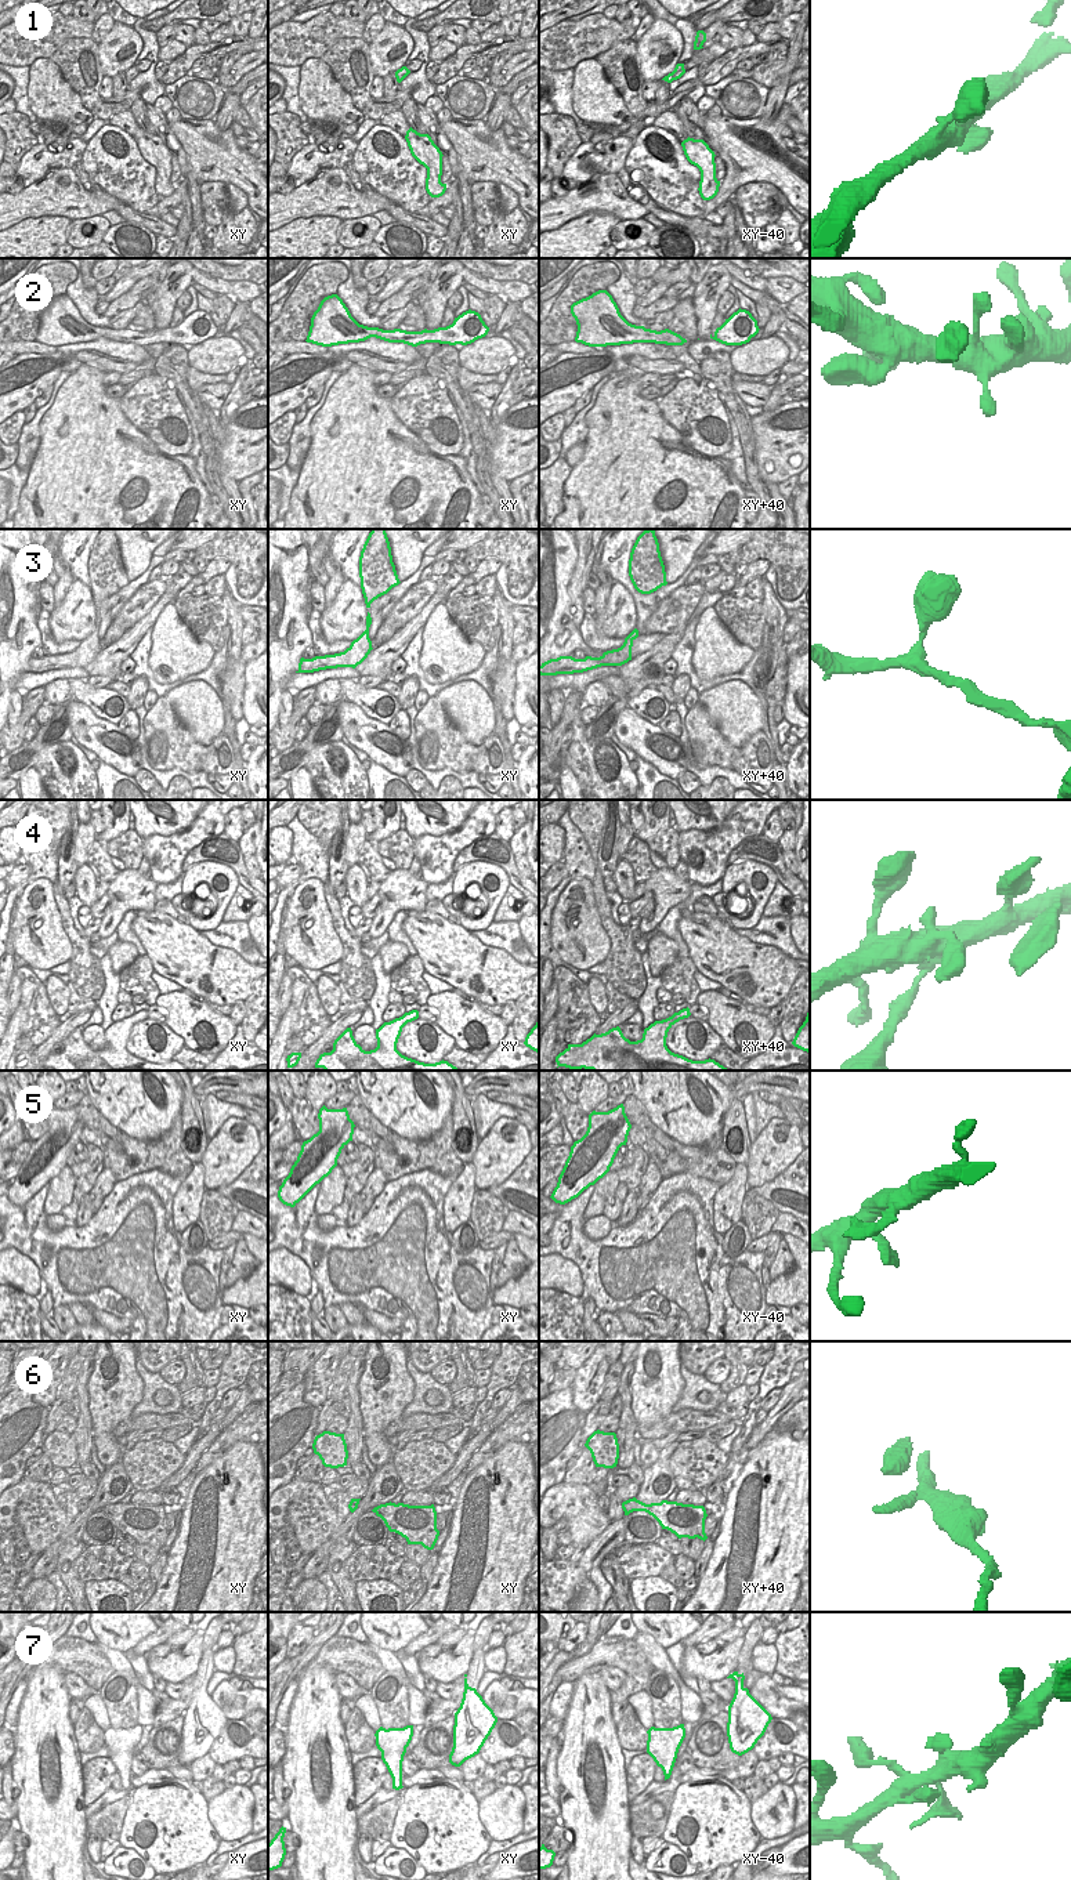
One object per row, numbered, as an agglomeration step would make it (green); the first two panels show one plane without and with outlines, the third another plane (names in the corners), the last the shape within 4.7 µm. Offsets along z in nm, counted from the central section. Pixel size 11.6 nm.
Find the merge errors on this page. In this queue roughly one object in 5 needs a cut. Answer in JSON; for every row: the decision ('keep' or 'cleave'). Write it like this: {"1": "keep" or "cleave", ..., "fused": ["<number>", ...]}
{"1": "keep", "2": "keep", "3": "keep", "4": "keep", "5": "keep", "6": "keep", "7": "keep", "fused": []}

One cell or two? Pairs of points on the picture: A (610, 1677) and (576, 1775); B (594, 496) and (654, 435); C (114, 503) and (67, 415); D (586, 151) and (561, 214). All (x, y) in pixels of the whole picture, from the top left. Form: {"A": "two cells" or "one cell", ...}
{"A": "two cells", "B": "one cell", "C": "one cell", "D": "two cells"}

